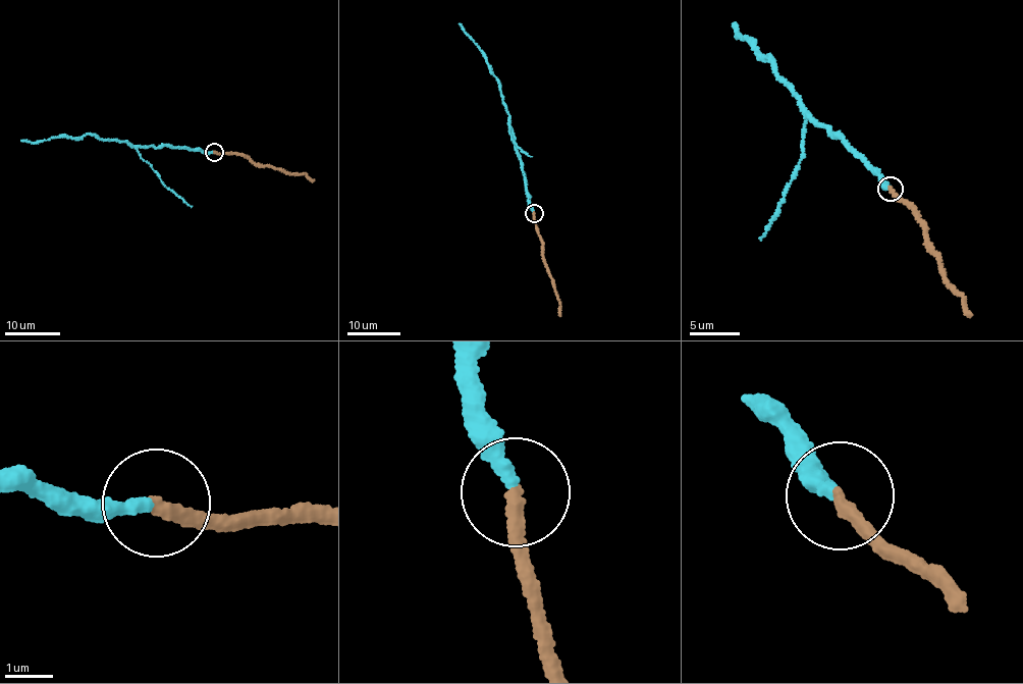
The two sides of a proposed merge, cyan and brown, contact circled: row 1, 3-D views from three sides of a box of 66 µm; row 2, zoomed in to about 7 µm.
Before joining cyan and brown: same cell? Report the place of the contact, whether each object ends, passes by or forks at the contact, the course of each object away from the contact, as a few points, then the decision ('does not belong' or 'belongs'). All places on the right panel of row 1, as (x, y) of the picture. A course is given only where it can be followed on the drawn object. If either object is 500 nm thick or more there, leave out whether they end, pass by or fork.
(891, 189) | cyan ends | brown ends | cyan via (889, 189), (842, 139), (804, 115), (795, 94), (776, 80), (770, 62), (752, 49), (737, 32), (735, 22) | brown via (891, 190), (903, 202), (916, 208), (927, 243), (937, 253), (949, 283), (963, 296), (970, 315) | belongs

